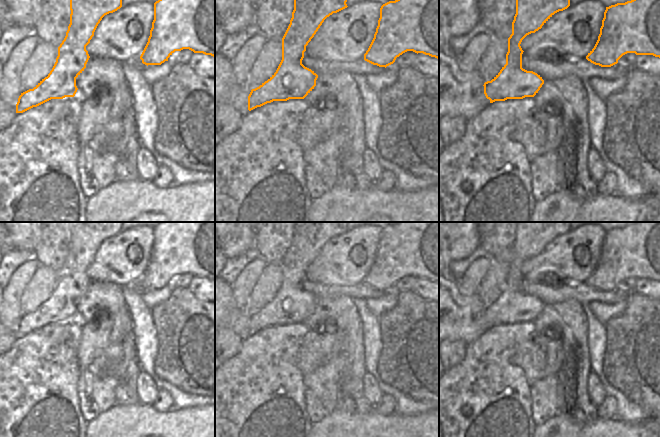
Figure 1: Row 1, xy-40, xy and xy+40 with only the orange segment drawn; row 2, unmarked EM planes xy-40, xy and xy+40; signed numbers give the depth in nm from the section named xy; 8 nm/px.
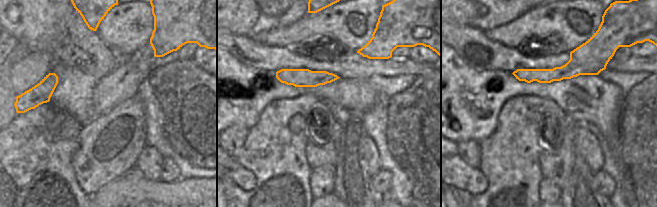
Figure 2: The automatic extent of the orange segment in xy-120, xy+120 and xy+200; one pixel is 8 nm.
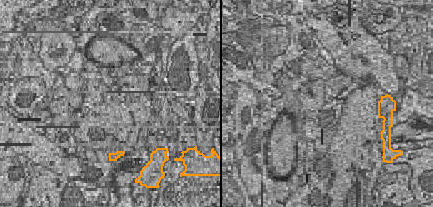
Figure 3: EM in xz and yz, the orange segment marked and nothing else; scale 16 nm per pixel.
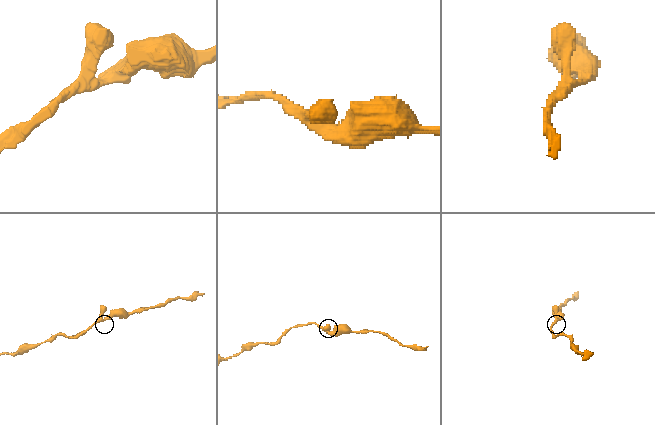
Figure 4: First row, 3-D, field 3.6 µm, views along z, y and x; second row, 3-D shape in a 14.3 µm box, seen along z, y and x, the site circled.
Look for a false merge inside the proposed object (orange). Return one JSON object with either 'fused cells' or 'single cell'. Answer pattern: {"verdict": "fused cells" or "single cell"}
{"verdict": "single cell"}

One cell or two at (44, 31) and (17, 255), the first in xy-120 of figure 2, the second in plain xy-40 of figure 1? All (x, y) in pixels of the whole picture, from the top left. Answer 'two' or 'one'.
two

